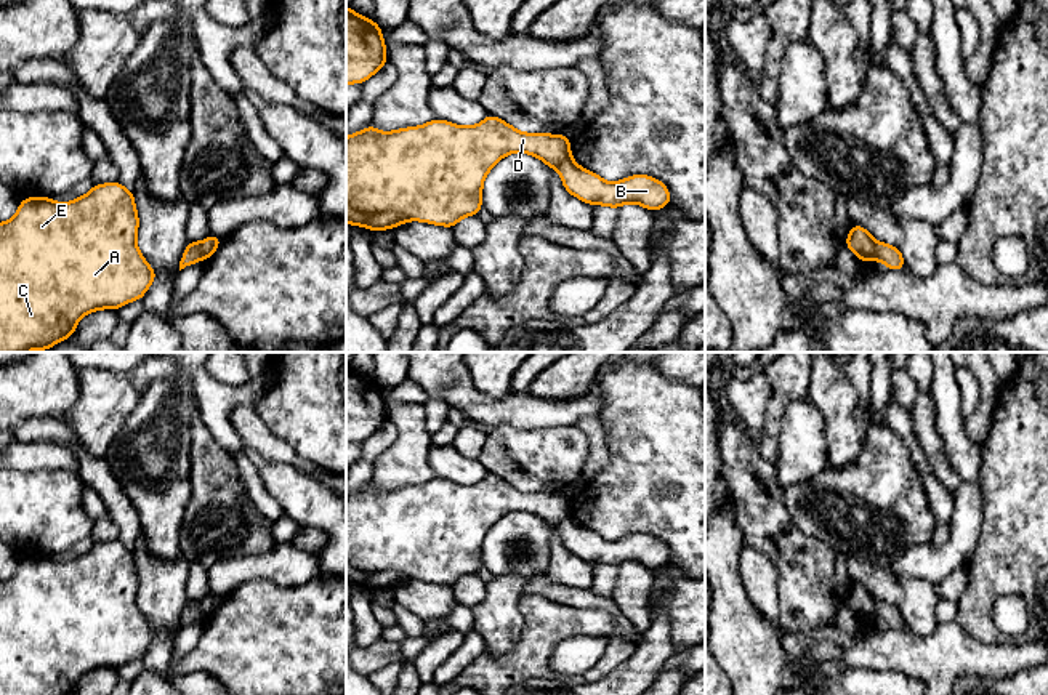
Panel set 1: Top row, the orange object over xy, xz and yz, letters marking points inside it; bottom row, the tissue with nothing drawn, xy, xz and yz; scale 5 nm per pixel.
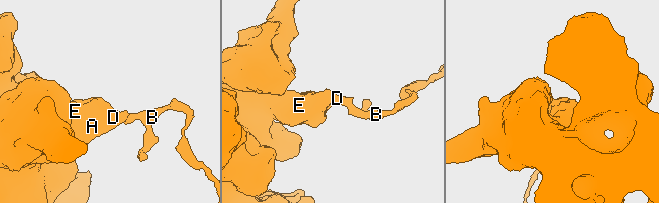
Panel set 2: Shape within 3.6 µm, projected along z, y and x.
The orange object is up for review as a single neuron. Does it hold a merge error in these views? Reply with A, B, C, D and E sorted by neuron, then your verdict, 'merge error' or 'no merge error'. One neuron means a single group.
groups A C D E / B; merge error

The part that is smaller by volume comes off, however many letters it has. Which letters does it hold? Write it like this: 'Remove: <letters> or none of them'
Remove: B

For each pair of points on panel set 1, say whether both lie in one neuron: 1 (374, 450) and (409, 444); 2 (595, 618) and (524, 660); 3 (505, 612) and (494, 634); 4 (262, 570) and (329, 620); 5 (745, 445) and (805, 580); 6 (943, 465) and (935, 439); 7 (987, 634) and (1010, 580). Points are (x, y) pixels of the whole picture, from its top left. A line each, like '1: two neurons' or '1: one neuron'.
1: two neurons
2: one neuron
3: one neuron
4: two neurons
5: one neuron
6: one neuron
7: one neuron

